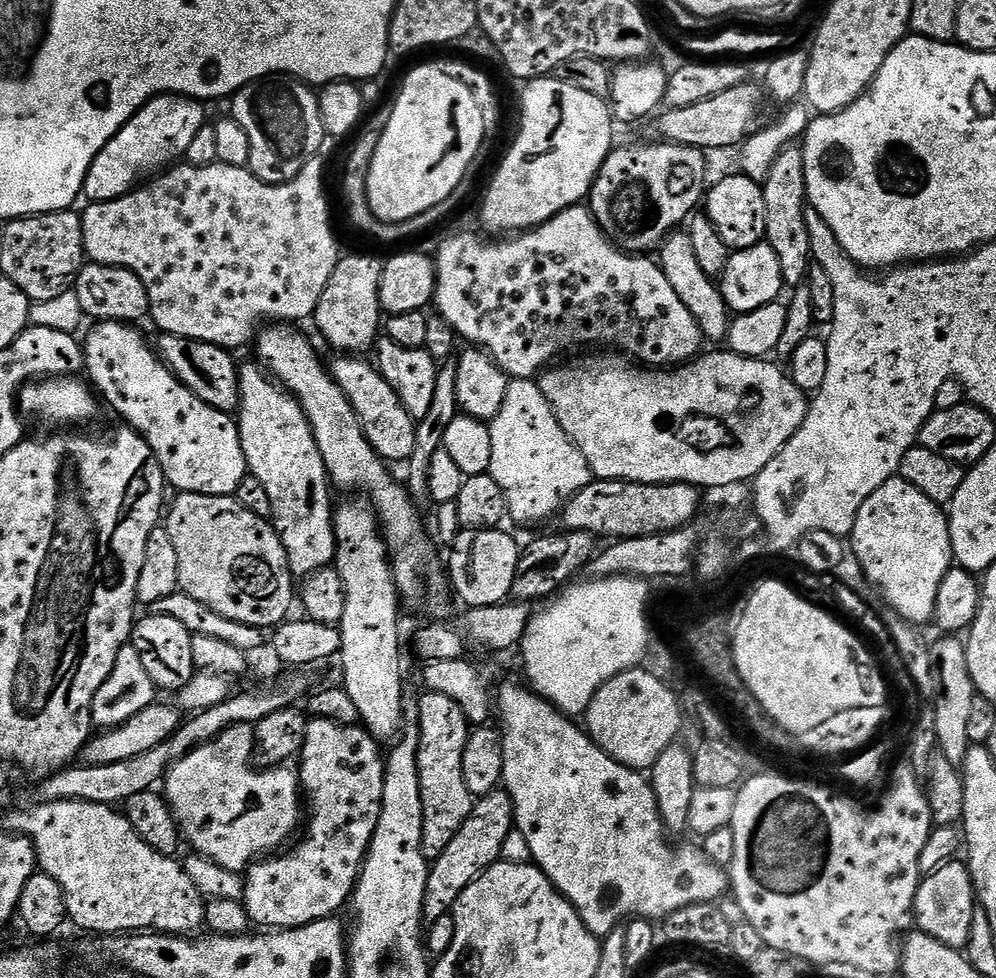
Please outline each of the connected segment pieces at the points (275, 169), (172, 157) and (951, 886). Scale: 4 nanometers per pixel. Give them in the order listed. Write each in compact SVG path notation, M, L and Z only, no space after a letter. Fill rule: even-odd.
M283 74L266 76L244 85L231 100L231 115L250 138L248 168L262 182L290 182L302 166L306 166L308 159L321 151L320 147L326 141L320 117L320 97L299 78Z
M157 94L147 104L135 109L114 138L110 138L100 153L92 158L90 170L84 173L83 199L101 204L124 196L141 182L187 157L190 141L206 122L204 108L201 101L187 94Z
M952 860L946 866L934 870L923 877L916 891L914 924L930 938L957 950L967 949L970 938L970 925L974 923L974 910L978 906L976 885L972 883L972 873L967 863Z

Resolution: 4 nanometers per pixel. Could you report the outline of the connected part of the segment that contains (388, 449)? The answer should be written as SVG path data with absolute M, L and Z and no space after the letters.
M340 354L335 358L337 360L330 364L332 381L339 386L342 394L346 394L346 398L362 426L364 437L368 439L372 449L385 462L393 462L392 460L407 462L410 454L414 454L417 421L412 419L406 406L402 406L402 398L398 398L398 394L394 394L390 382L386 382L386 378L382 378L380 369L374 366L371 359L361 358L356 354Z

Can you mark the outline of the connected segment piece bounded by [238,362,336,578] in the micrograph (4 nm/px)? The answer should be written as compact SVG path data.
M259 363L239 365L240 370L240 406L238 423L240 425L240 441L242 454L246 454L248 471L270 494L270 502L274 505L274 514L270 521L280 536L282 546L286 550L288 565L293 577L303 578L318 570L329 567L336 559L336 526L334 523L334 503L328 493L330 477L322 454L318 450L318 442L312 433L310 422L302 410L302 406Z

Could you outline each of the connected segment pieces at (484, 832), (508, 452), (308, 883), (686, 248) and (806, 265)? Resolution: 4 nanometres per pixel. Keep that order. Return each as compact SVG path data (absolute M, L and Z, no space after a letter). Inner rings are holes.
M497 790L479 797L473 803L470 818L462 822L462 830L454 834L450 846L442 850L436 860L431 861L426 878L424 895L425 925L438 922L438 918L449 915L455 908L462 890L470 886L490 866L494 866L502 857L502 845L506 843L506 834L514 830L516 811L512 799L503 790Z
M535 379L512 380L509 383L506 398L502 398L502 410L498 410L496 417L490 421L489 436L493 453L487 475L492 476L498 486L502 486L508 516L516 524L540 524L550 519L555 512L557 515L568 500L578 494L578 490L591 484L594 479L586 458L562 430L550 402L546 402L546 394L542 394Z
M309 719L306 742L298 757L298 775L303 795L306 797L306 827L299 837L300 845L281 860L264 858L253 863L243 877L243 906L253 925L265 924L268 930L298 928L315 920L326 920L337 915L340 907L352 899L352 891L364 869L368 847L378 818L382 814L382 786L384 785L384 760L381 745L364 727L339 724L333 720Z
M677 230L665 238L658 249L658 263L666 274L670 286L674 286L678 298L685 304L686 310L694 314L694 322L698 322L698 330L704 335L705 341L727 341L728 328L732 324L733 317L730 315L730 309L719 290L717 281L702 270L702 265L694 255L694 246L690 246L687 231Z
M803 147L782 149L778 158L774 158L774 166L770 166L770 174L762 181L762 187L766 198L766 243L772 247L774 254L778 254L778 266L785 285L803 285L814 263L810 250L810 230L806 230L804 213L808 191Z

